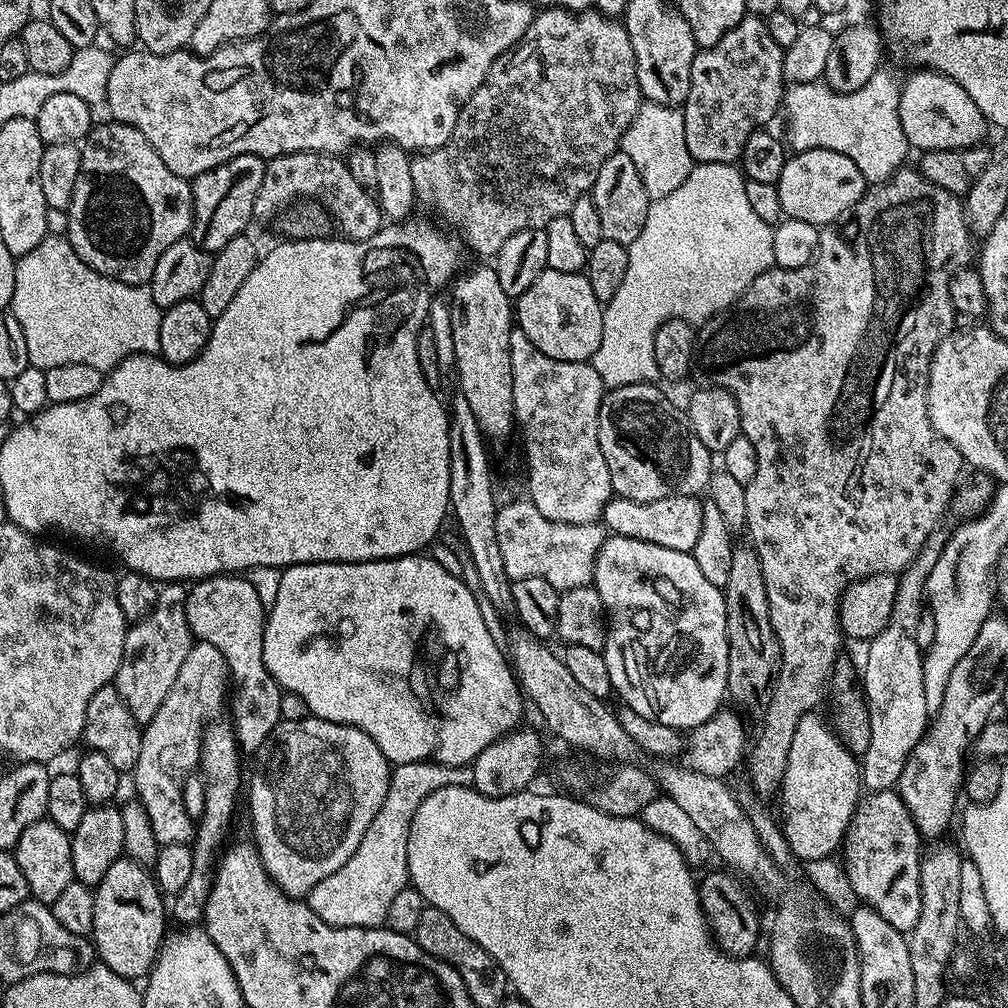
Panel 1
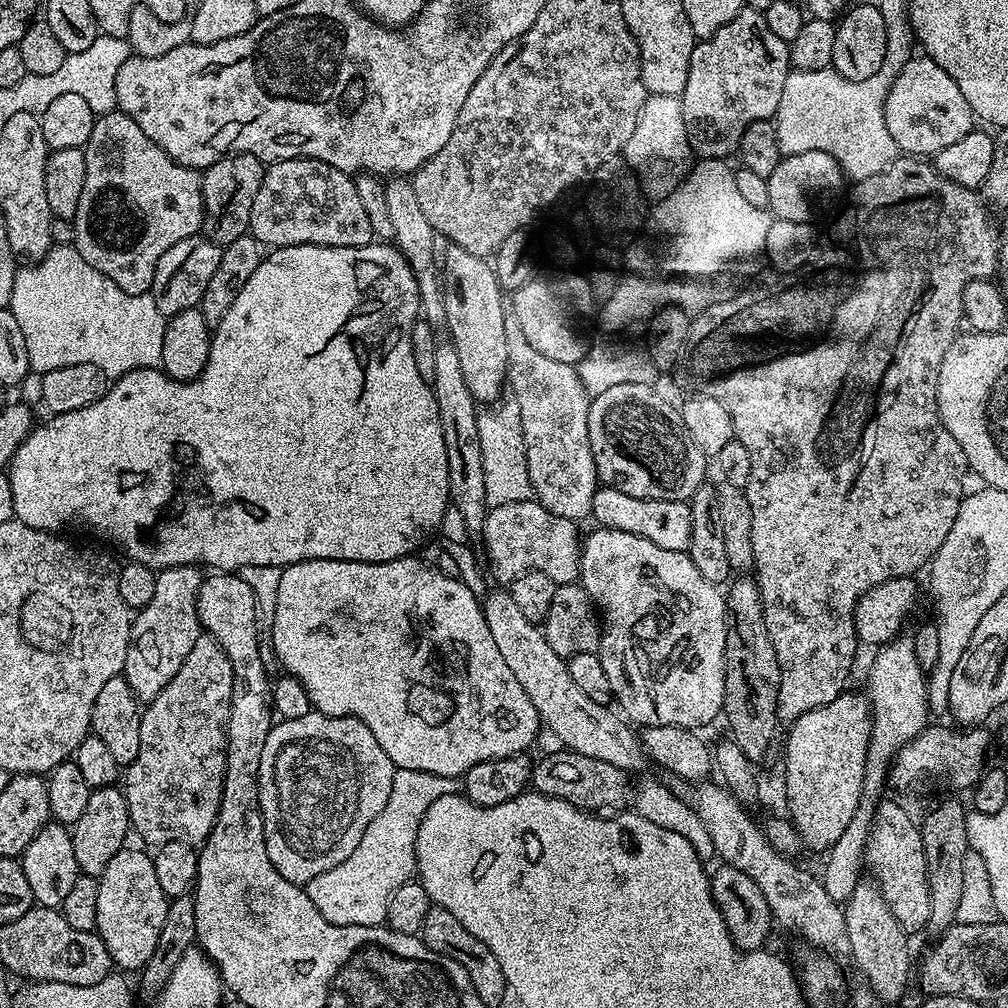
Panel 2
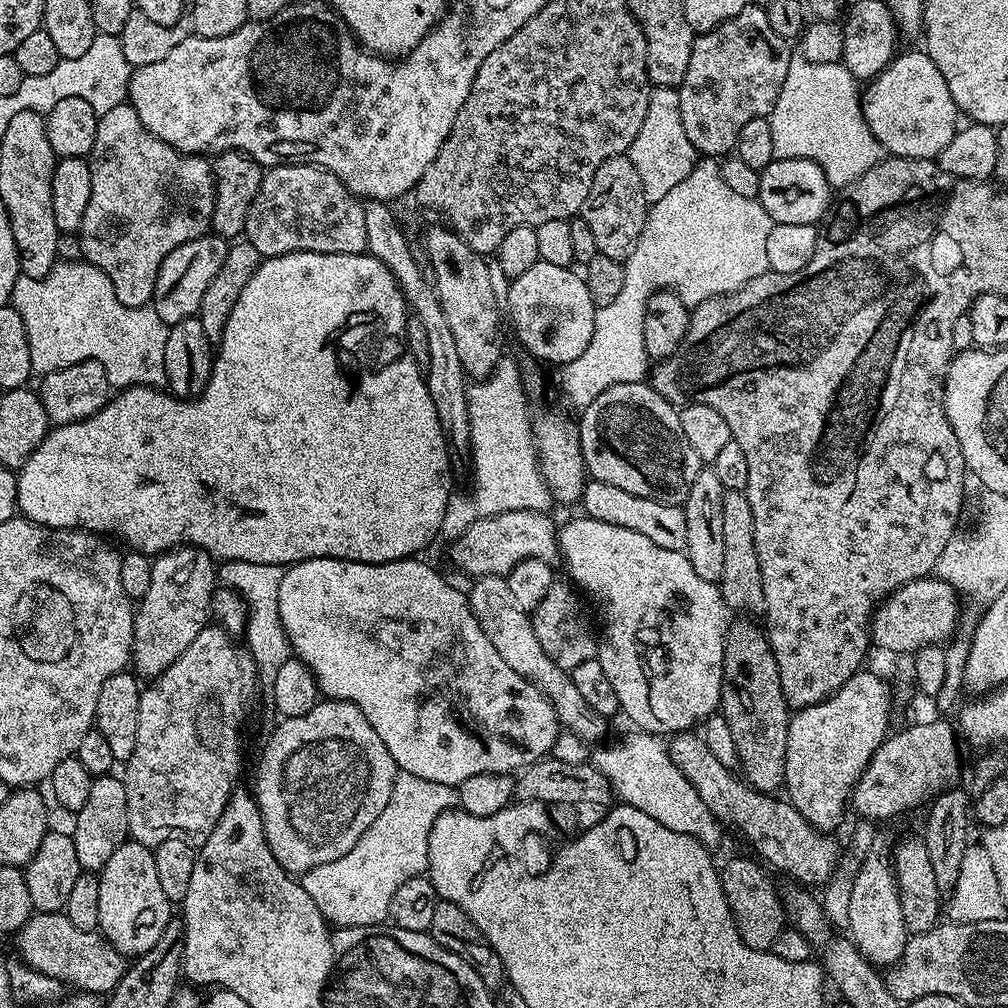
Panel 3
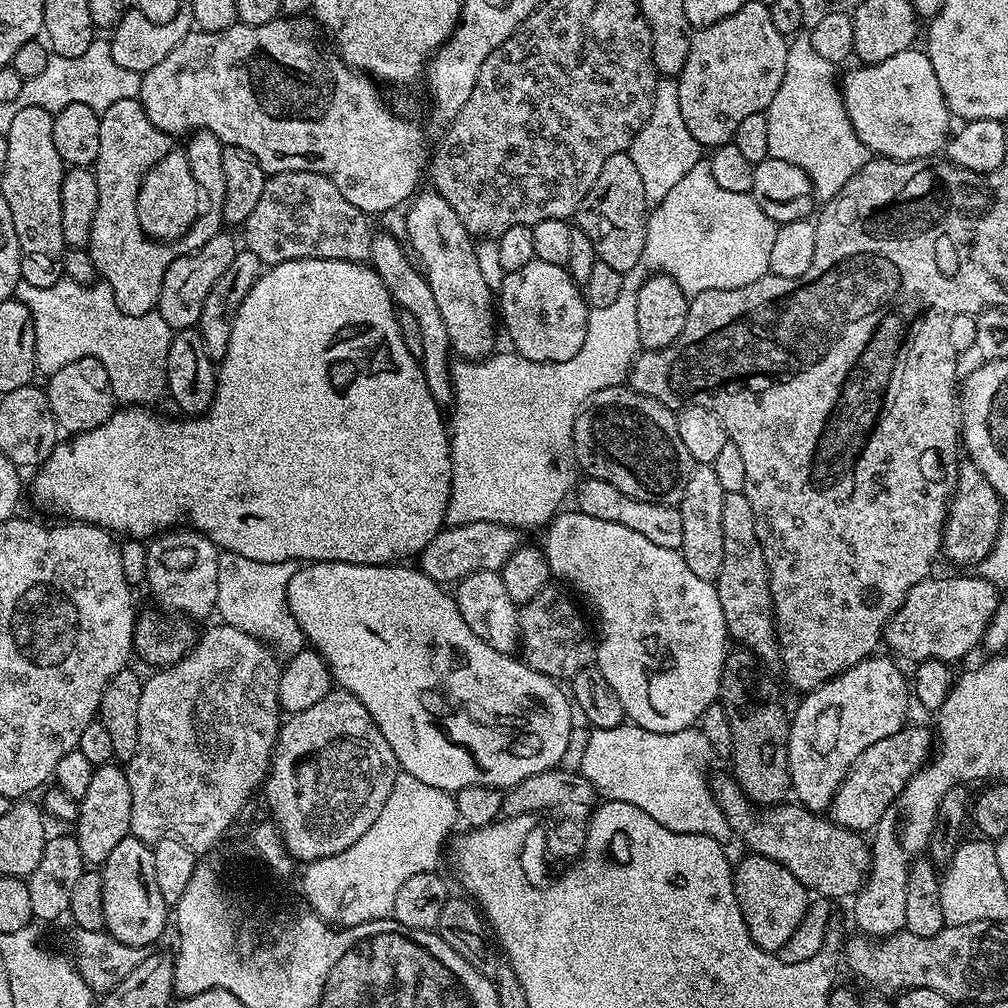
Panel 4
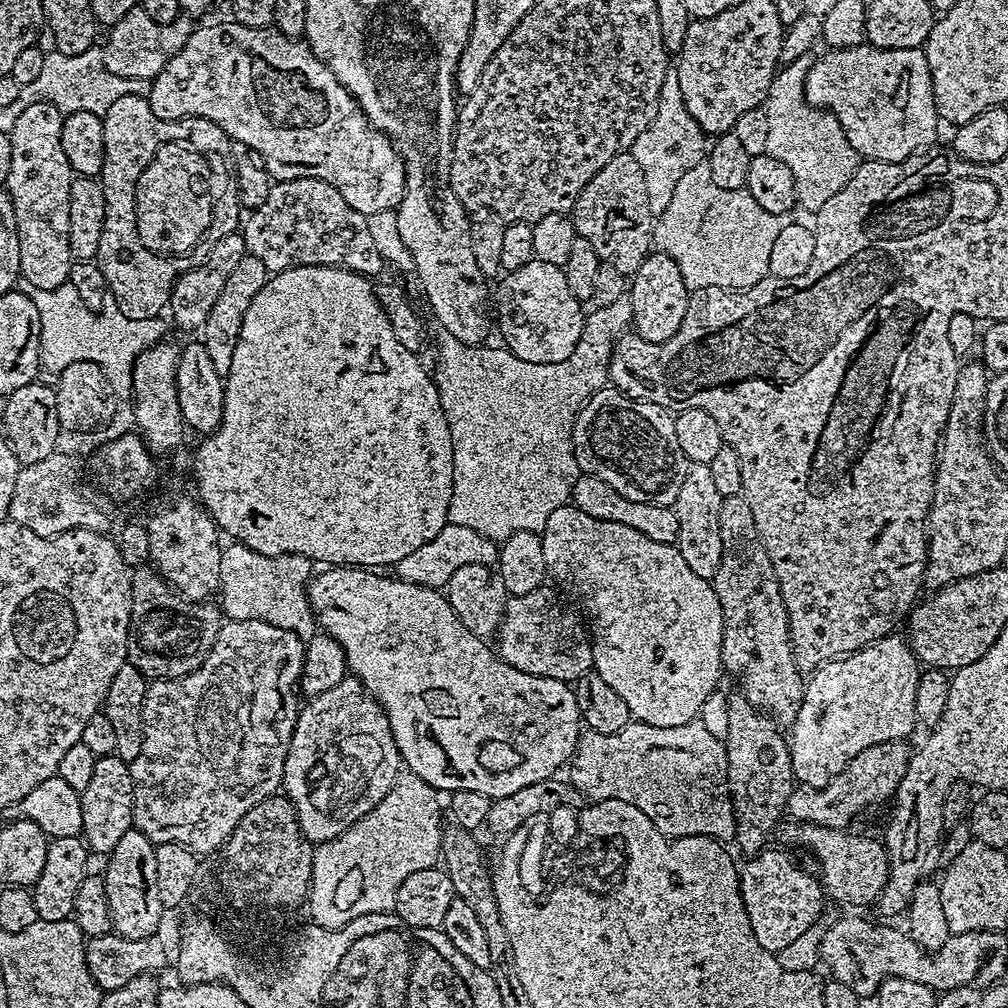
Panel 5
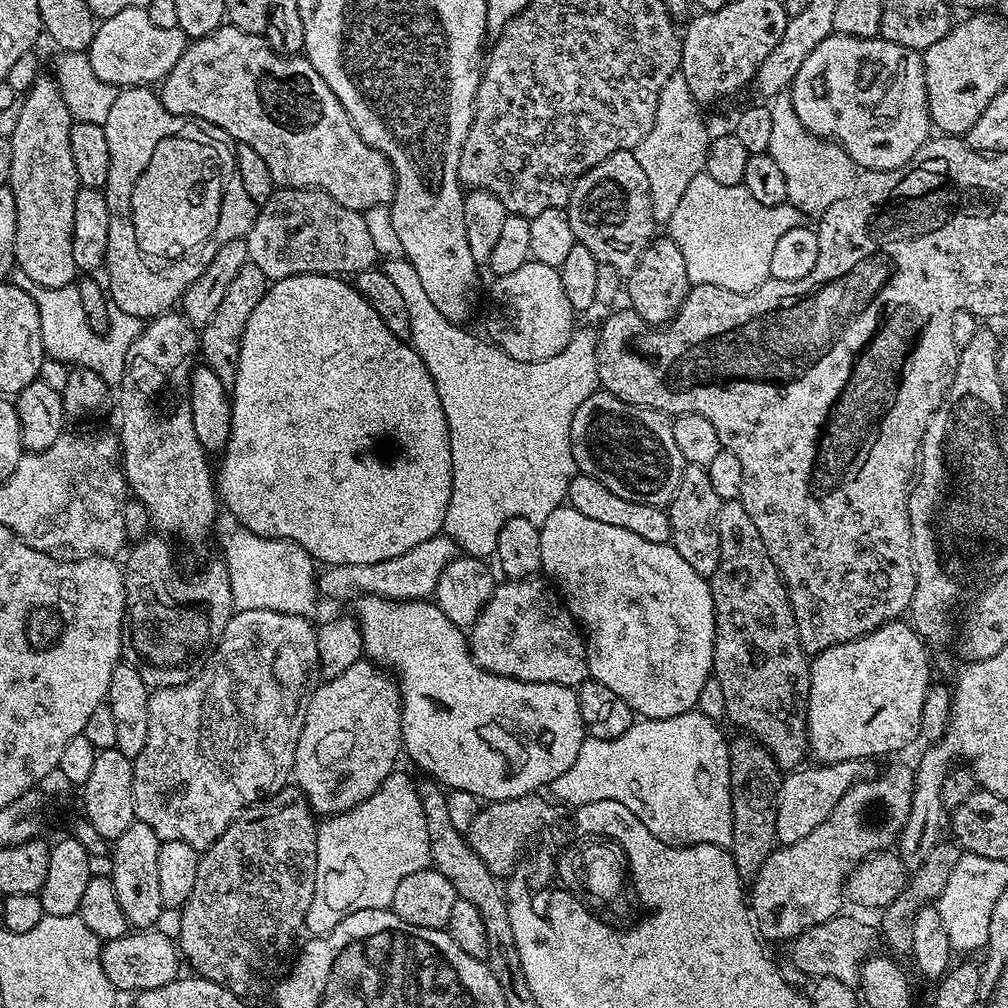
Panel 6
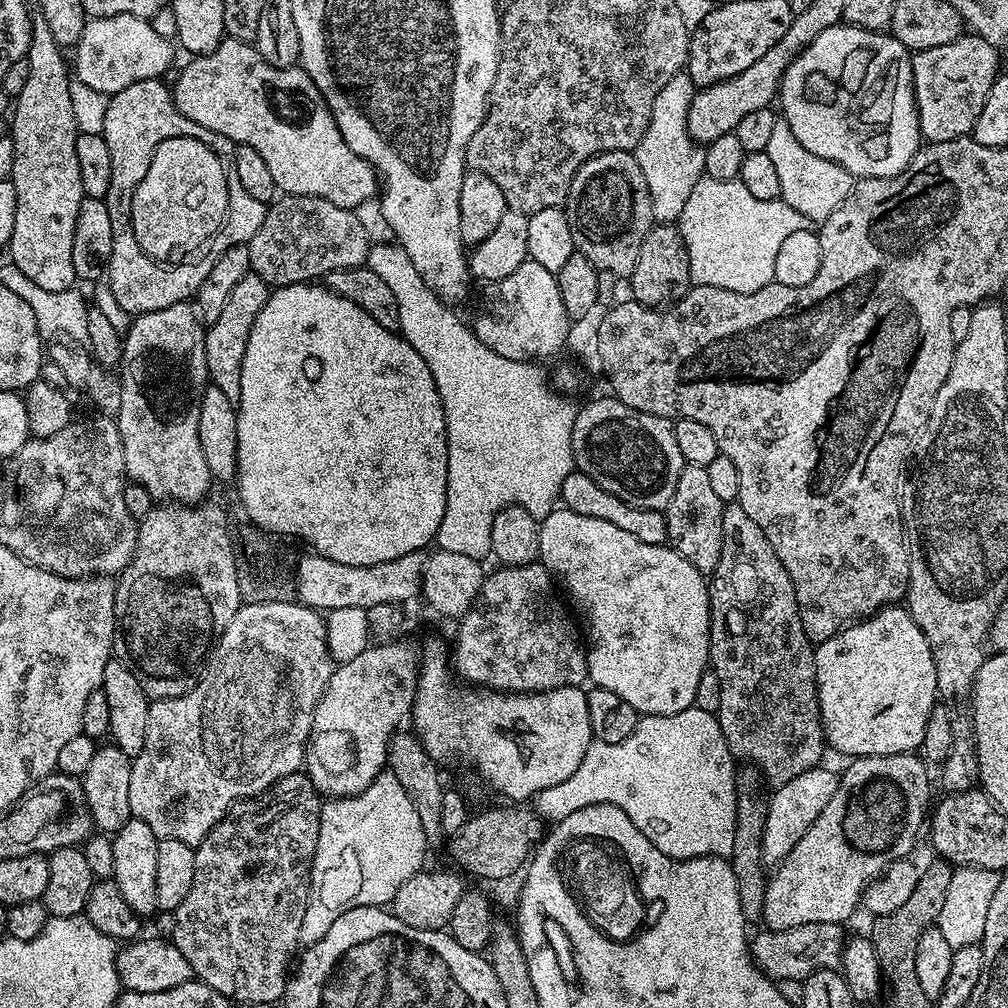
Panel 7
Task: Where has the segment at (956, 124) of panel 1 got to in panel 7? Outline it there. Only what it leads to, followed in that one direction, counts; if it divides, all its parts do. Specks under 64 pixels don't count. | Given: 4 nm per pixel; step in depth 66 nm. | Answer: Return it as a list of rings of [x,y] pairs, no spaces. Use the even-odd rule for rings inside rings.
[[[843,22],[822,30],[822,34],[818,34],[818,38],[814,38],[814,42],[807,44],[788,63],[788,69],[780,80],[778,108],[782,113],[783,120],[790,126],[794,138],[798,138],[798,142],[802,142],[802,146],[806,146],[806,150],[810,150],[812,154],[818,154],[818,158],[826,158],[830,162],[842,166],[854,178],[886,178],[887,176],[896,176],[902,170],[906,170],[908,163],[913,160],[922,147],[918,110],[916,109],[916,95],[912,85],[912,56],[908,48],[902,46],[902,42],[898,42],[888,32],[867,32],[861,28],[856,28],[852,24]]]

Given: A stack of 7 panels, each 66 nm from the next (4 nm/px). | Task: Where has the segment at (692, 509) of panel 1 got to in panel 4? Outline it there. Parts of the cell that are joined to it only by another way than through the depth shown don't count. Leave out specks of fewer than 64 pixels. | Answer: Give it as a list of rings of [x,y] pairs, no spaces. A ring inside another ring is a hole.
[[[593,476],[581,479],[574,489],[575,507],[582,514],[590,514],[590,518],[602,518],[602,522],[618,522],[618,526],[627,526],[637,534],[650,538],[657,546],[679,549],[682,546],[682,514],[679,507],[658,502],[642,502],[638,498],[630,498],[630,494],[622,494],[618,486],[610,486],[610,482],[602,482],[602,478]]]

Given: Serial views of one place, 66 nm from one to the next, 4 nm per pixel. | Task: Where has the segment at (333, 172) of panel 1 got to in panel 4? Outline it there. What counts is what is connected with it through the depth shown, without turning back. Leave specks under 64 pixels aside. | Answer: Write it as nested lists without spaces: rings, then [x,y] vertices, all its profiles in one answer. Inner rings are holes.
[[[273,172],[265,179],[264,189],[262,190],[262,198],[258,198],[258,206],[254,206],[250,218],[242,226],[244,232],[244,240],[242,236],[242,244],[245,249],[254,254],[258,254],[261,265],[271,266],[273,264],[281,264],[282,262],[290,262],[291,260],[305,260],[306,258],[322,258],[323,260],[345,260],[346,262],[354,262],[355,264],[363,264],[371,261],[370,248],[372,246],[372,238],[374,228],[368,225],[369,217],[362,210],[358,210],[358,206],[346,202],[346,197],[342,194],[342,190],[338,190],[335,180],[331,180],[329,176],[323,176],[317,172]]]

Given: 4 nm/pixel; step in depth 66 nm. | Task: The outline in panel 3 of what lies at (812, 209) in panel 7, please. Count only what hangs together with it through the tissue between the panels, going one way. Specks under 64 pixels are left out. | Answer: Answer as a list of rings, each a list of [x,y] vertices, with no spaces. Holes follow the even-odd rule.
[[[803,58],[792,59],[790,70],[786,70],[786,82],[782,82],[782,90],[778,94],[778,102],[774,102],[772,107],[770,130],[774,134],[776,159],[813,160],[822,166],[833,189],[842,190],[885,159],[886,153],[864,121],[861,93],[844,92],[845,77],[832,76],[832,72],[834,68],[830,64],[811,64]]]

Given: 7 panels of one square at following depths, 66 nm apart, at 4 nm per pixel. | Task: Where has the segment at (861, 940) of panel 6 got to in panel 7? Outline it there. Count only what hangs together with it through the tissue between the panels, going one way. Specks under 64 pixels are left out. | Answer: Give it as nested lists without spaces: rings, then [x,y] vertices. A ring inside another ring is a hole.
[[[810,922],[806,926],[794,926],[790,930],[773,932],[760,930],[750,940],[752,961],[763,970],[773,982],[782,980],[802,980],[810,974],[817,972],[819,968],[833,970],[841,967],[844,958],[844,946],[846,943],[845,929],[838,924],[830,922]]]

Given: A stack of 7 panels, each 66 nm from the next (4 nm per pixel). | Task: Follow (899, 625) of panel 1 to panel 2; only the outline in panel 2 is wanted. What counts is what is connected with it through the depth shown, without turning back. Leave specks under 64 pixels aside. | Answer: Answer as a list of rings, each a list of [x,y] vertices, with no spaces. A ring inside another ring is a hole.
[[[899,636],[895,639],[891,640],[886,645],[881,645],[877,649],[878,654],[875,656],[871,666],[870,666],[870,672],[868,674],[868,689],[866,689],[866,695],[869,700],[869,704],[872,708],[872,726],[871,726],[871,736],[870,736],[870,742],[867,744],[867,754],[866,754],[866,769],[863,770],[863,780],[862,780],[862,794],[860,795],[860,800],[857,805],[857,809],[854,810],[854,817],[850,818],[849,825],[846,826],[846,831],[841,835],[840,838],[838,838],[838,841],[835,842],[834,846],[830,848],[826,854],[825,859],[826,860],[826,866],[824,868],[824,872],[822,871],[822,883],[824,885],[824,889],[830,895],[830,898],[839,904],[847,903],[847,900],[854,892],[854,887],[858,885],[858,883],[861,883],[862,876],[860,876],[860,872],[863,873],[864,870],[864,850],[865,850],[865,844],[868,841],[869,834],[872,832],[872,824],[873,824],[873,818],[876,816],[877,812],[877,806],[880,803],[880,801],[883,799],[883,796],[885,795],[884,788],[887,789],[888,781],[890,778],[891,773],[891,766],[893,761],[896,759],[896,754],[898,750],[902,748],[904,745],[908,745],[910,741],[913,740],[914,737],[918,735],[918,733],[923,732],[924,729],[927,727],[930,713],[928,710],[927,705],[927,679],[926,674],[921,670],[921,667],[918,666],[918,660],[915,657],[914,653],[914,646],[913,642],[911,640],[911,637],[908,636]]]

